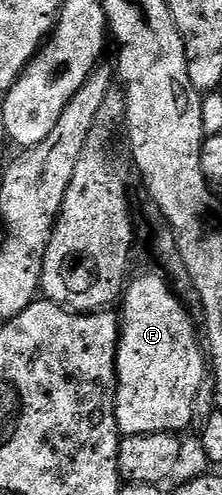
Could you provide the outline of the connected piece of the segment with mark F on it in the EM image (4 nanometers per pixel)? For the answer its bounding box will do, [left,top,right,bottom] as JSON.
[115,272,205,437]

